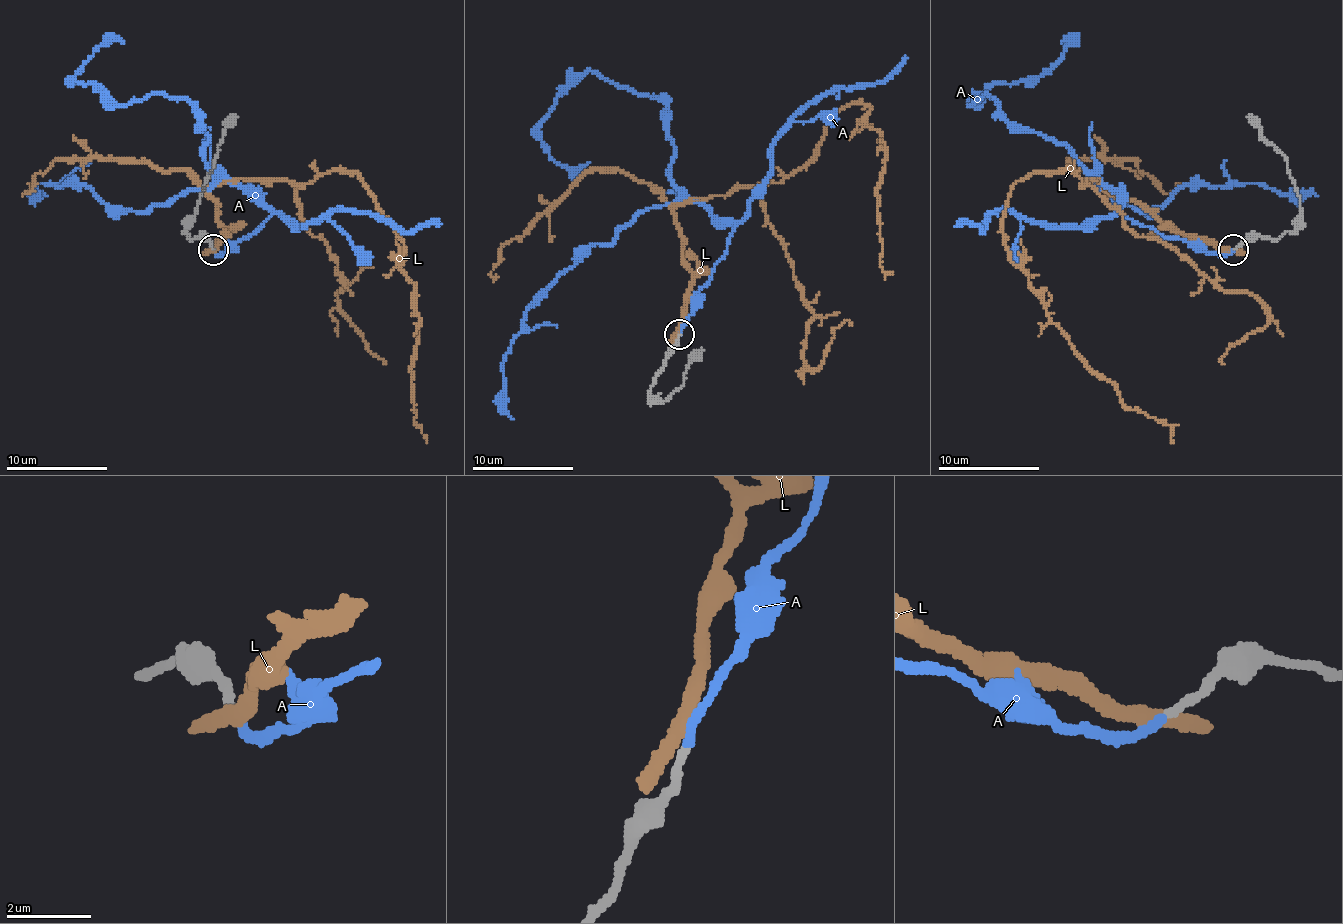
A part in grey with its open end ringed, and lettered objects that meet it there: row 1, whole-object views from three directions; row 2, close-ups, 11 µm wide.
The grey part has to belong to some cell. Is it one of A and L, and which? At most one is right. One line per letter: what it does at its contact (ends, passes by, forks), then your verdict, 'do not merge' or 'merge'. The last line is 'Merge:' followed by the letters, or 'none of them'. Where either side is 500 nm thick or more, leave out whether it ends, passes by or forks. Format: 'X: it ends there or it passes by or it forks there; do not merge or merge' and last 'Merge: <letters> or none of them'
A: it ends there; merge
L: it ends there; do not merge
Merge: A

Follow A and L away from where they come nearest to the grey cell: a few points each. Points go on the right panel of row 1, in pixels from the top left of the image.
A: (1234, 249), (1163, 239), (1063, 145), (1020, 132), (990, 94), (969, 104), (1038, 79), (1061, 43)
L: (1234, 249), (1191, 241), (1074, 173), (1028, 173), (1005, 208), (1007, 257), (1048, 318), (1173, 442)

